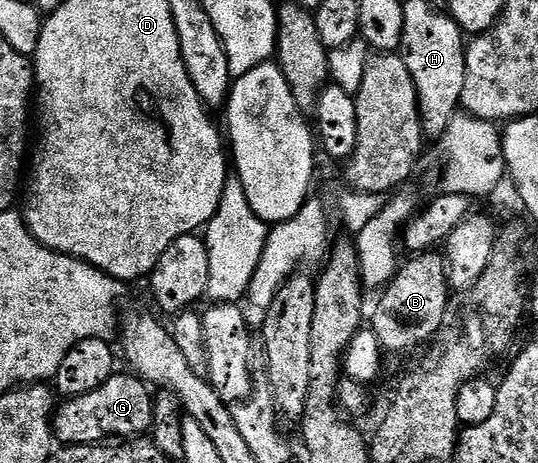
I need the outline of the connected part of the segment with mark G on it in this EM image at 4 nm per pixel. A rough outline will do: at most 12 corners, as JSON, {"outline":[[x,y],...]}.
{"outline":[[114,374],[62,399],[52,418],[61,446],[137,438],[153,426],[154,393]]}

